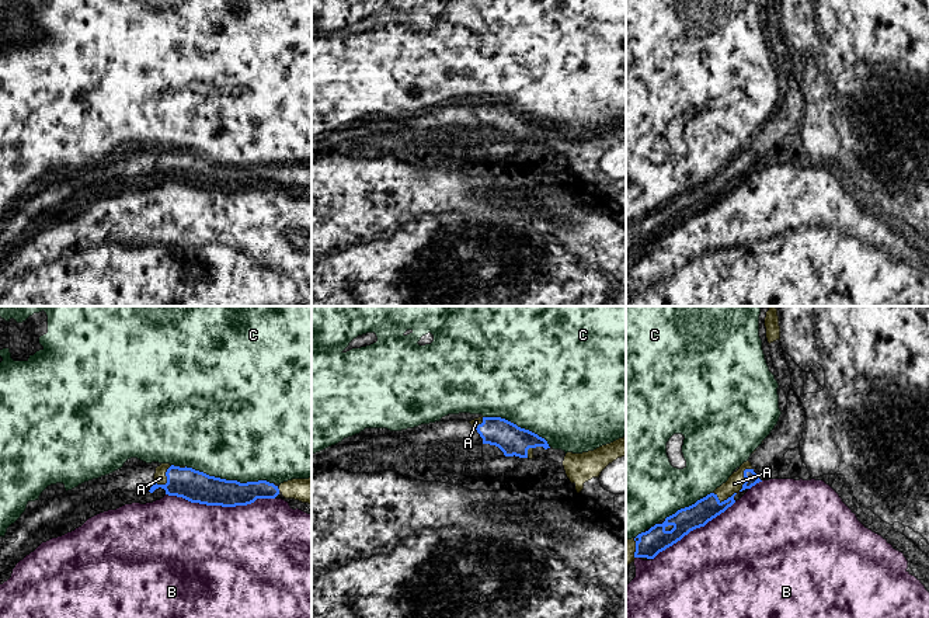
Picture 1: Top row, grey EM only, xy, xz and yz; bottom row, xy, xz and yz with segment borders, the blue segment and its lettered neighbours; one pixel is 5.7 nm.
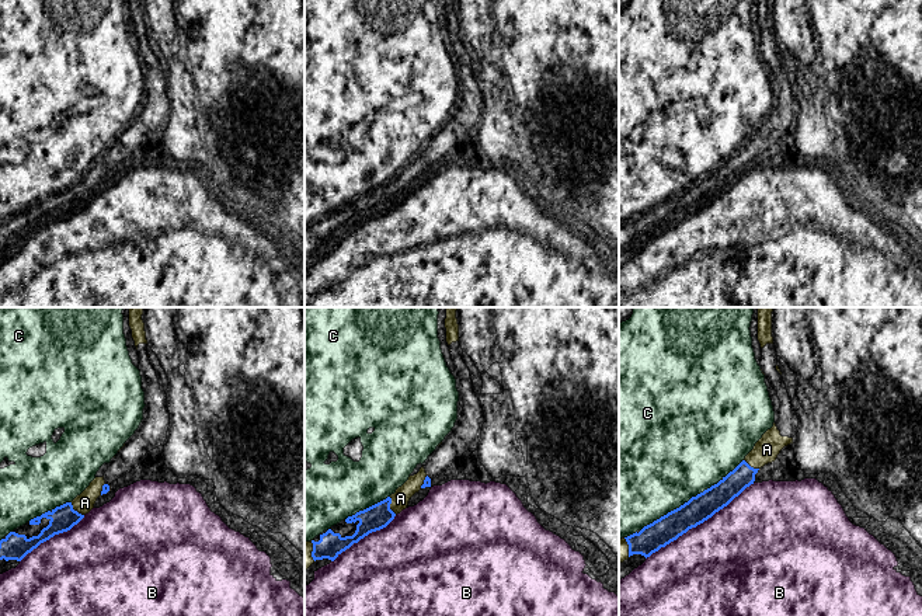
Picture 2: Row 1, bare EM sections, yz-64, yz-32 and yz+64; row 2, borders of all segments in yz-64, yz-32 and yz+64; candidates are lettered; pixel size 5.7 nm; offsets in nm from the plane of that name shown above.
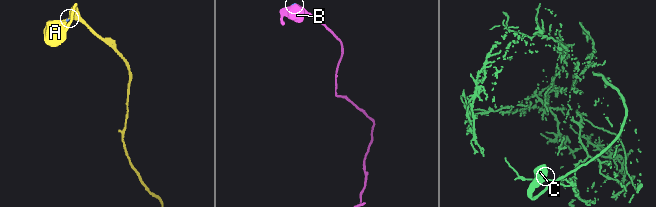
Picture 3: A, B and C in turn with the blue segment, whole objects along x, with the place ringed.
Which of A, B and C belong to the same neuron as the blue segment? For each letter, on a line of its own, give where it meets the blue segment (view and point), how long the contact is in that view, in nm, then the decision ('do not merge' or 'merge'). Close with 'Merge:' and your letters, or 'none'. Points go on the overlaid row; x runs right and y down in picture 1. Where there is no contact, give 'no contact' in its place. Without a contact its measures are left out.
A: contact xy (167, 479); length 150 nm; merge
B: contact xy (221, 504); length 600 nm; do not merge
C: contact xy (229, 481); length 500 nm; do not merge
Merge: A

